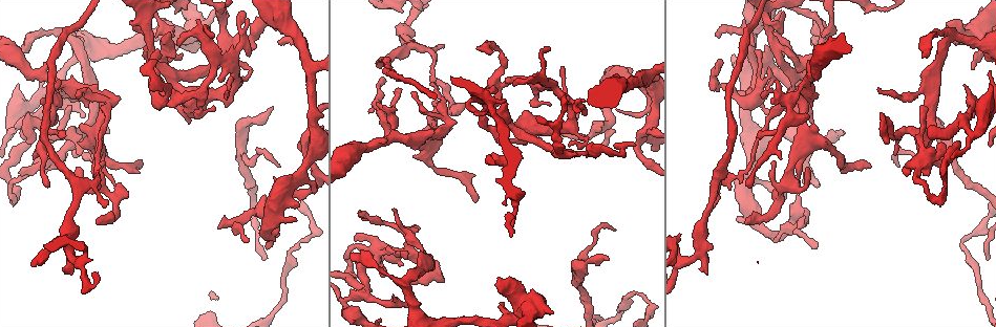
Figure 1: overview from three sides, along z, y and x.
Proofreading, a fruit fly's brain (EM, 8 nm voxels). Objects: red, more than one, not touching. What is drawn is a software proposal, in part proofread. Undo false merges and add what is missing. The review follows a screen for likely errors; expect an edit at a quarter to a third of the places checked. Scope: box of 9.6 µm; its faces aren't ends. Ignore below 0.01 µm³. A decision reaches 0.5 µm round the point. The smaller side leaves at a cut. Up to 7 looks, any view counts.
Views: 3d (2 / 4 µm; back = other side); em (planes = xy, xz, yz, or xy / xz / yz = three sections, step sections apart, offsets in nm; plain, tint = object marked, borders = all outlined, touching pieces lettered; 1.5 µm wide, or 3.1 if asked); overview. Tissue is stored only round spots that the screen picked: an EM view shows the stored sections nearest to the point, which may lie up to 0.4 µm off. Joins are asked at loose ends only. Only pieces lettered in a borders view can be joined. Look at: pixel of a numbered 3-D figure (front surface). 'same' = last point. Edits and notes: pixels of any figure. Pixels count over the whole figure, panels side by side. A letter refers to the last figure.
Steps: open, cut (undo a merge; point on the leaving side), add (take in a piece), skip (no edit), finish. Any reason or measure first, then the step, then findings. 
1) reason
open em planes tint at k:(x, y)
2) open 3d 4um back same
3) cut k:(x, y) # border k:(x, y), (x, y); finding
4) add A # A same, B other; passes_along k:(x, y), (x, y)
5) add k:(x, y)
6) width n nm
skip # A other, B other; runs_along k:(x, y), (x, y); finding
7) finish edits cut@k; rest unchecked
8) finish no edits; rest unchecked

branch stops here
open 3d 2um at 1:(965, 86)

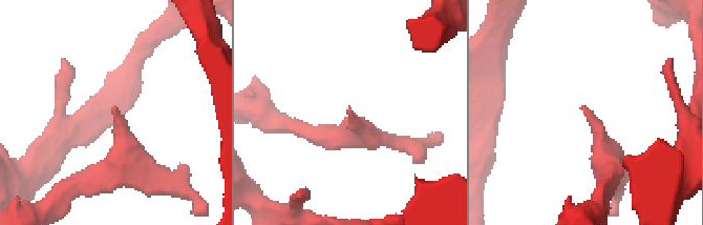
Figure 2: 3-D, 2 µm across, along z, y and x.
open em planes borders at 2:(586, 106)

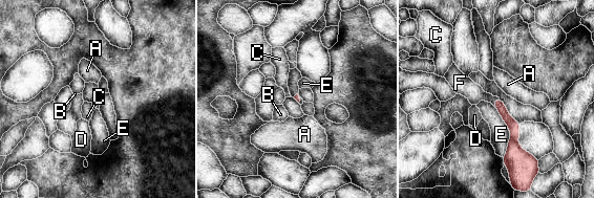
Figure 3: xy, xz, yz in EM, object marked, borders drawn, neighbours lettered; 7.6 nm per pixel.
add F # A other, B other, C other, D other, E other, F same; it goes on there

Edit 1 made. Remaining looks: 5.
redraw
open overview

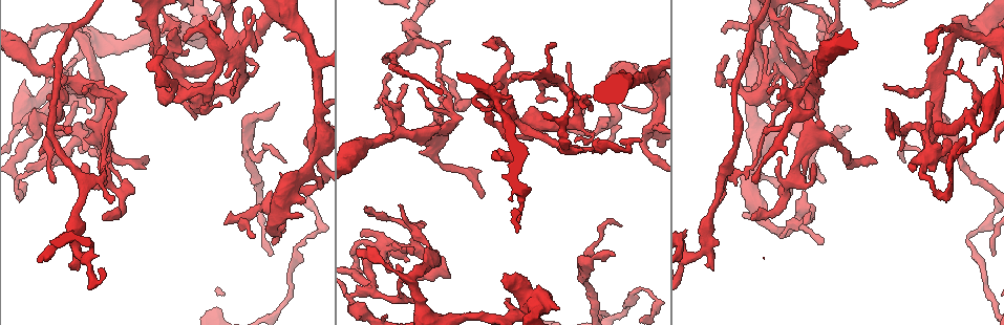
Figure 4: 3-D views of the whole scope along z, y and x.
sharp bend
open em planes borders at 4:(22, 195)

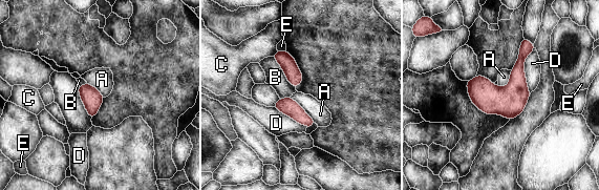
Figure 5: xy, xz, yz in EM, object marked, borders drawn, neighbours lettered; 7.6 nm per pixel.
longest_contact D 360 nm
skip # A other, B other, C other, D other, E other; border 5:(290, 97), (315, 122); continuous, no second neuron

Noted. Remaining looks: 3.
a narrow waist
open 3d 4um back at 4:(502, 157)

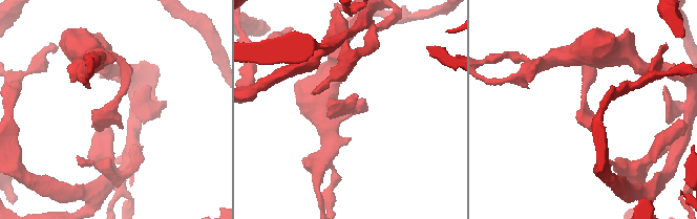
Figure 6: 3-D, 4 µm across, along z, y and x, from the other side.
now the EM
open em planes tint at 6:(352, 109)

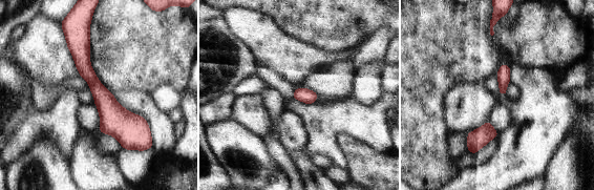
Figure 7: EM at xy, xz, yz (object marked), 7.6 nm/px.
what lies round it
open em planes borders same

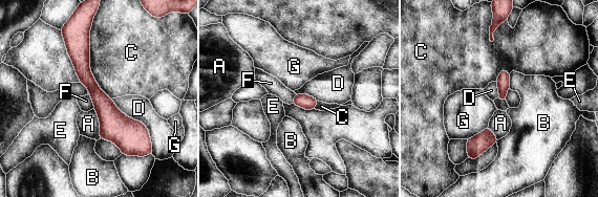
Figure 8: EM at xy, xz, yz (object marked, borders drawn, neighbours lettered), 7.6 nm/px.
skip # A other, B other, C other, D other, E other, F other, G other; border 8:(111, 99), (145, 125), (152, 147); continuous, no second neuron

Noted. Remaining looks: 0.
finish edits add@3; rest unchecked

